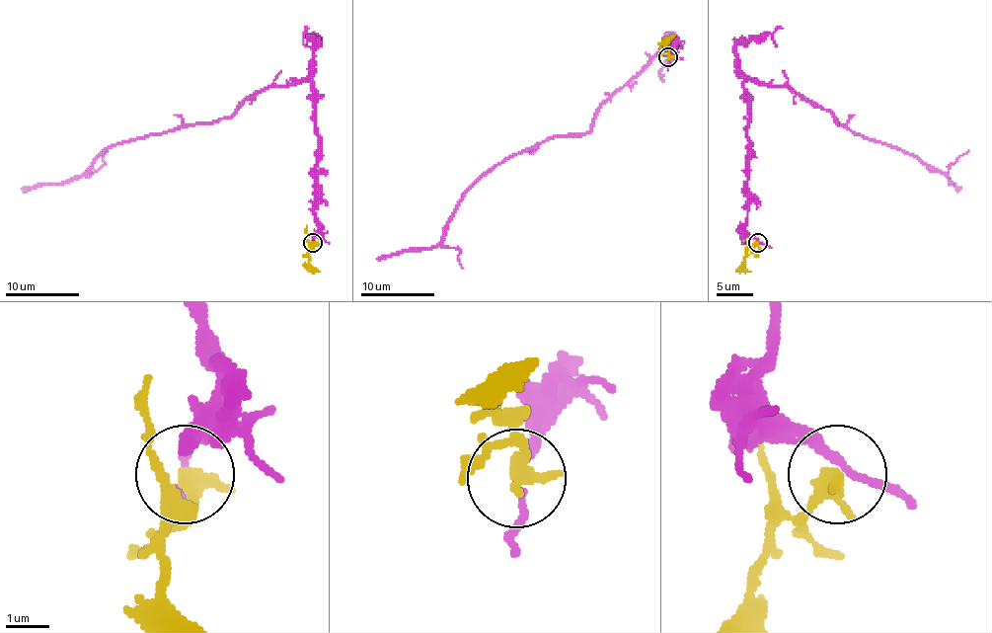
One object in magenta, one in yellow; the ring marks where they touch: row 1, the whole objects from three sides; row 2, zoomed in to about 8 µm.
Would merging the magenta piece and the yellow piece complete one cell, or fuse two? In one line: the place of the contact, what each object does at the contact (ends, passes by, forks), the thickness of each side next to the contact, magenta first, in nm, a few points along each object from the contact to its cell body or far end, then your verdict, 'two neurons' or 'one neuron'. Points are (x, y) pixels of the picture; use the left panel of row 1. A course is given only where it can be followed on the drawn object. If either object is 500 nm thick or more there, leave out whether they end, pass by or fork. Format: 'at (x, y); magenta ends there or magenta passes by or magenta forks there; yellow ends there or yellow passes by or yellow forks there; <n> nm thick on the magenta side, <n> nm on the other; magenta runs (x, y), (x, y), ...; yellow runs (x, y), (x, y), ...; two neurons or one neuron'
at (313, 242); magenta passes by; yellow ends there; 180 nm thick on the magenta side, 440 nm on the other; magenta runs (312, 242), (318, 136), (307, 80), (261, 89), (210, 121), (110, 146), (80, 176), (21, 189); yellow runs (312, 242), (314, 248), (308, 253), (308, 262), (320, 272); two neurons

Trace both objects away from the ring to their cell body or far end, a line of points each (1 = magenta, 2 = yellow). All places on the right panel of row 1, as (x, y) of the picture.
1: (758, 242), (745, 229), (743, 83), (749, 80), (792, 89), (839, 123), (894, 146), (959, 189)
2: (758, 242), (745, 253), (743, 262), (736, 272)

